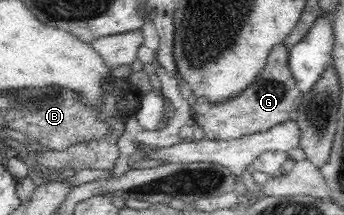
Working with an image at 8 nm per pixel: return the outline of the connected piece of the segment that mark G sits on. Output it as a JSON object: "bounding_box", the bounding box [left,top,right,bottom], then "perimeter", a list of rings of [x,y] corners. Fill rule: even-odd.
{"bounding_box":[192,43,300,139],"perimeter":[[[278,43],[270,49],[263,71],[246,88],[226,100],[212,102],[203,96],[195,97],[192,105],[194,119],[201,124],[206,138],[239,139],[243,135],[264,133],[289,120],[292,111],[297,111],[300,89],[290,69],[290,48]]]}

